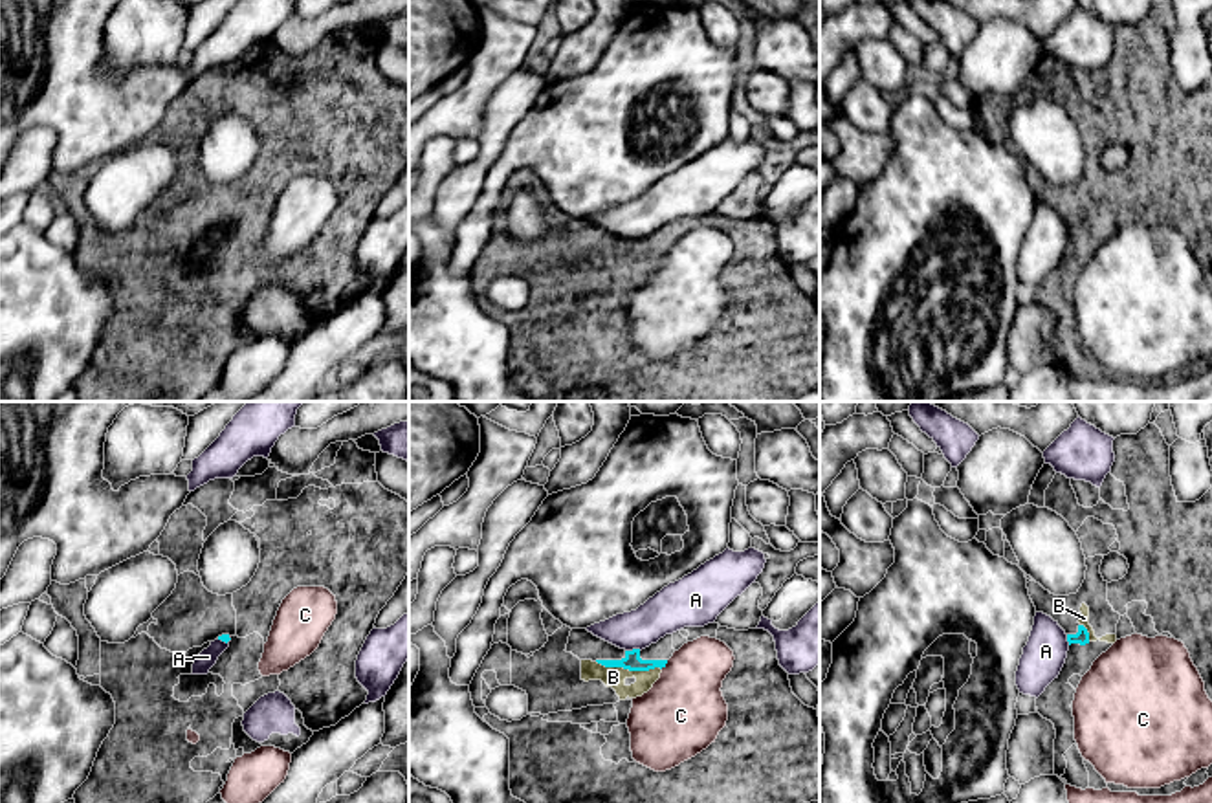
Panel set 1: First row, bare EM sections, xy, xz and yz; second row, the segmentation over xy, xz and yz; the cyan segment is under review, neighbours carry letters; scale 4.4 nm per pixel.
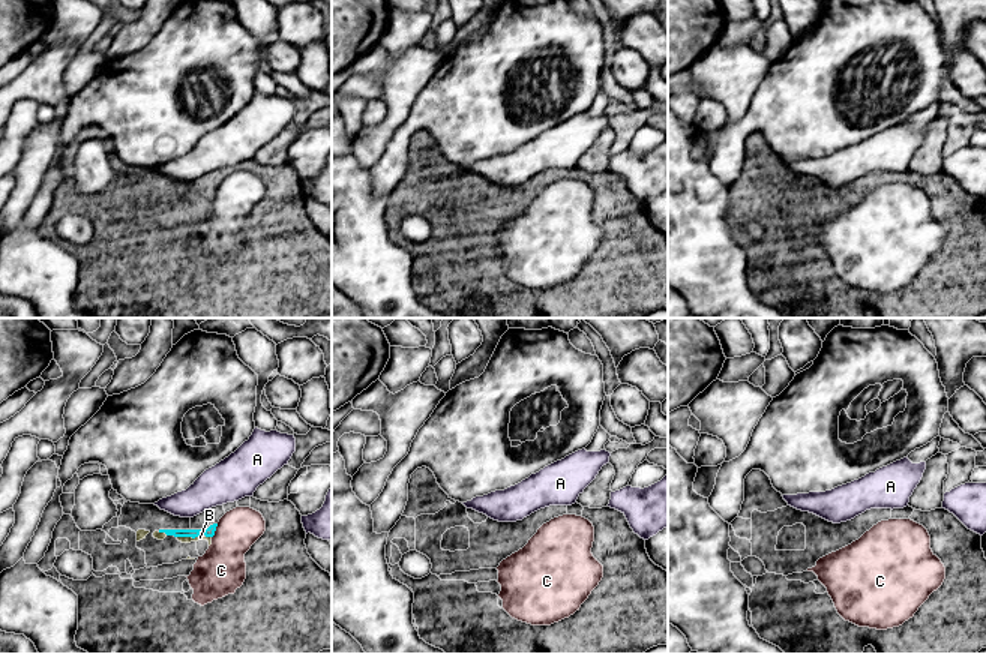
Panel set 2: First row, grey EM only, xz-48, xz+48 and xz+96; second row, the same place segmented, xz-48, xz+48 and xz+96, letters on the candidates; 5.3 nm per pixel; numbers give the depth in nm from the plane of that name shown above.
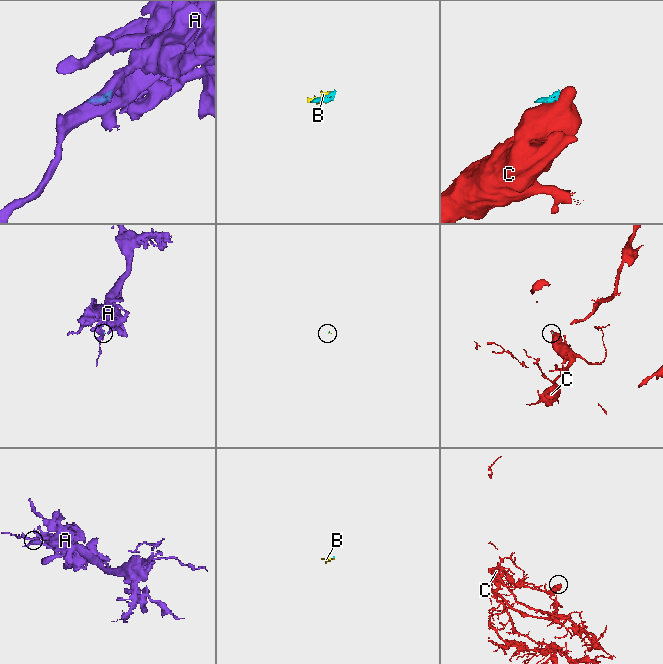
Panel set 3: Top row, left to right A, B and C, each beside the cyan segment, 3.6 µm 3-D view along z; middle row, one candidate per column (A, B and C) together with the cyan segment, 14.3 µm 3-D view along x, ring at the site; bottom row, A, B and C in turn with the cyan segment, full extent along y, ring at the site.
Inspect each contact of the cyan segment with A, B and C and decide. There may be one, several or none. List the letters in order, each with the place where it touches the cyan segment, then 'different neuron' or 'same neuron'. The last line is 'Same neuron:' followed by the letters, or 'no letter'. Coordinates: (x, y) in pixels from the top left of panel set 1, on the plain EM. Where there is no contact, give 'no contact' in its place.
A: xz (633, 239) | different neuron
B: xz (629, 259) | same neuron
C: xz (664, 253) | different neuron
Same neuron: B

